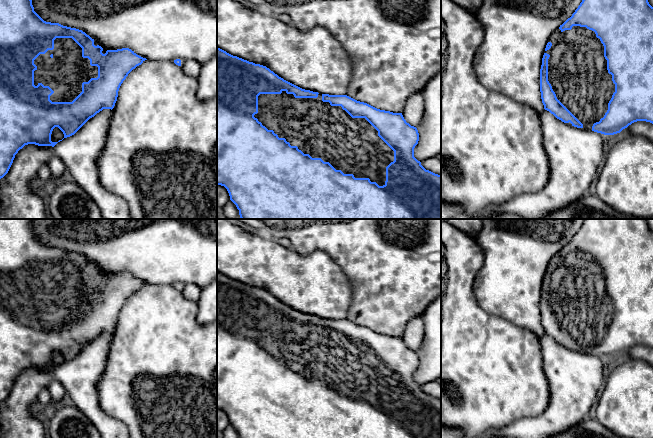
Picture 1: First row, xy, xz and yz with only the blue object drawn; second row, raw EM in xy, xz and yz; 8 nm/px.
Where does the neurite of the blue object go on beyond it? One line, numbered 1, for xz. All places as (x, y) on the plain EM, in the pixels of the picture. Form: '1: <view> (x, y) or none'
1: xz (352, 369)

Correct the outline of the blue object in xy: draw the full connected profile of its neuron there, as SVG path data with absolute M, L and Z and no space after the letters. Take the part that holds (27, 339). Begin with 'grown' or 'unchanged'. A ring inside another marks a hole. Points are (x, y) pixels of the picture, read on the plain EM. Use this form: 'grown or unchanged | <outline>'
grown | M0 219L0 403L8 397L15 379L25 369L54 371L58 367L51 365L51 358L55 351L63 356L64 362L67 362L74 359L90 342L103 333L112 334L121 308L128 298L145 284L147 283L137 279L129 272L105 275L96 264L82 254L44 245L34 235L31 219Z

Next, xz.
grown | M217 272L217 409L227 413L230 424L236 429L239 438L441 438L441 399L426 394L414 381L414 372L418 365L417 352L407 347L402 337L380 334L347 319L319 318L302 313L279 301L266 290L249 286Z

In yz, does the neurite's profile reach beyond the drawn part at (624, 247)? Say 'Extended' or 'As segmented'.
Extended

